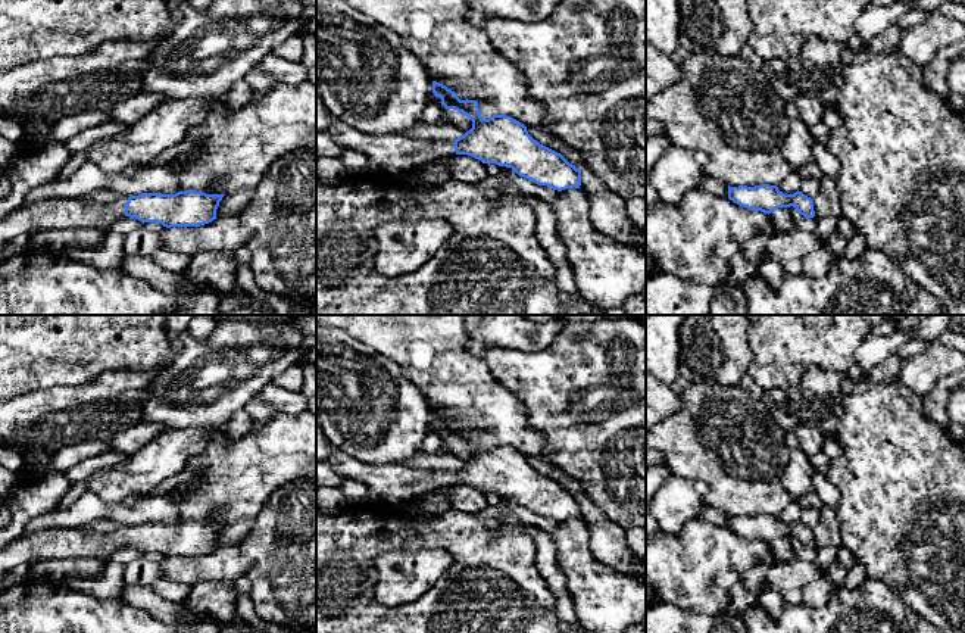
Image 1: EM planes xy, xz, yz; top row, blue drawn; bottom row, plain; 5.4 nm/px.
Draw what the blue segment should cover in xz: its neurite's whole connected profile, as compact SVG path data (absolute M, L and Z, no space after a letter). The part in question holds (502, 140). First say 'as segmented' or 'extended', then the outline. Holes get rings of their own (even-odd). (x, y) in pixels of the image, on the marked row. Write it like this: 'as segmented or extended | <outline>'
extended | M432 81L431 90L435 97L441 99L441 106L462 112L472 121L472 128L462 137L456 140L421 140L403 134L375 137L363 134L344 122L331 128L330 132L343 149L353 149L366 155L371 159L371 172L390 175L396 180L440 159L449 159L455 155L468 155L482 163L512 168L519 177L558 191L572 187L580 188L581 171L569 163L560 153L534 140L528 134L527 127L519 121L505 115L493 115L488 119L482 119L477 100L460 100L455 91L437 81Z

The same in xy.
extended | M100 188L78 197L62 197L19 206L0 222L0 247L34 230L96 228L104 233L125 216L171 227L200 227L216 219L216 209L225 194L196 190L175 194L143 193L125 196Z

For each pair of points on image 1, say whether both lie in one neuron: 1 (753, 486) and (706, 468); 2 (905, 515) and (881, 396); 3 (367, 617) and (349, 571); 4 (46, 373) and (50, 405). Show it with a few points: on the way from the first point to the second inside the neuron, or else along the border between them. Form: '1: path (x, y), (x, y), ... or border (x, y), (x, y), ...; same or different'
1: path (742, 480), (739, 477), (725, 477), (718, 470); same
2: path (893, 486), (893, 457), (884, 440), (883, 426); same
3: path (355, 605), (349, 599), (349, 583); same
4: border (81, 383), (31, 389), (15, 396); different

